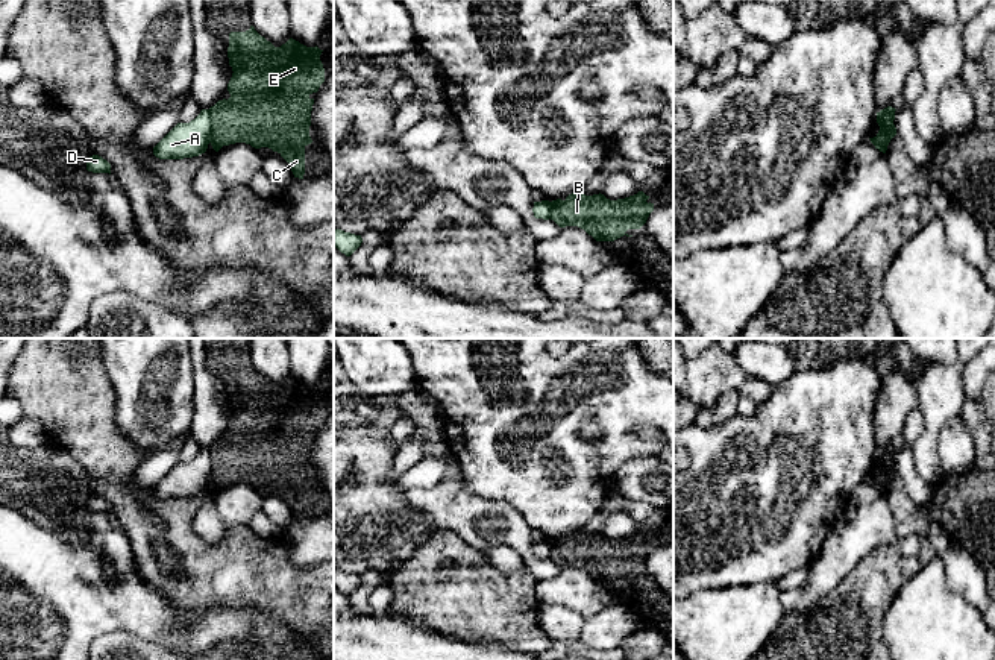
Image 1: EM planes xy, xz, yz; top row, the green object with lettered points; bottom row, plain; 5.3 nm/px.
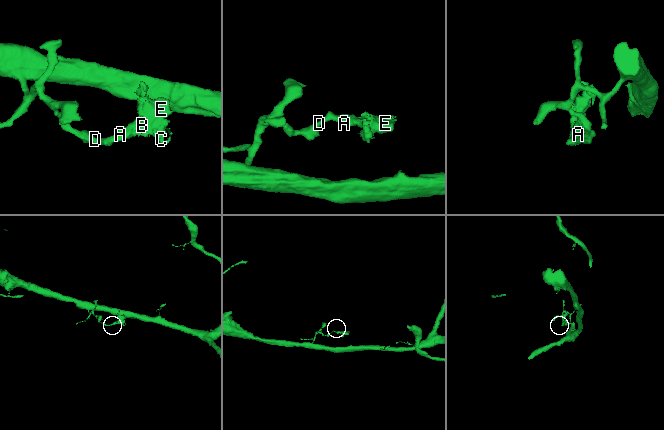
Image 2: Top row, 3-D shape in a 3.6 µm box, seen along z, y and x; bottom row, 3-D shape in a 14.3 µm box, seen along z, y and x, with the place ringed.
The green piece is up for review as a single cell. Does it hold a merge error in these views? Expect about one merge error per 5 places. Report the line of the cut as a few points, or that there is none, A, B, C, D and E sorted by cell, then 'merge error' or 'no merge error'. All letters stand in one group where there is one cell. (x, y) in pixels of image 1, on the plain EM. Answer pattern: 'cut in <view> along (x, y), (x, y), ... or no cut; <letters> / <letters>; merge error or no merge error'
cut in yz along (889, 458), (891, 468), (878, 478); A D / B C E; merge error

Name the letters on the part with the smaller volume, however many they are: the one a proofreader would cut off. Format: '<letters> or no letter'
B, C, E

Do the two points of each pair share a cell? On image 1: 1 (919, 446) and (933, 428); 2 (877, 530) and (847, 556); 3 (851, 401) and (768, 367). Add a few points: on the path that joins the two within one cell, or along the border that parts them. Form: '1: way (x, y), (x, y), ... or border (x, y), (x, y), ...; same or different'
1: way (924, 442), (930, 433); same
2: way (869, 533), (854, 548); same
3: border (795, 369), (775, 386); different

